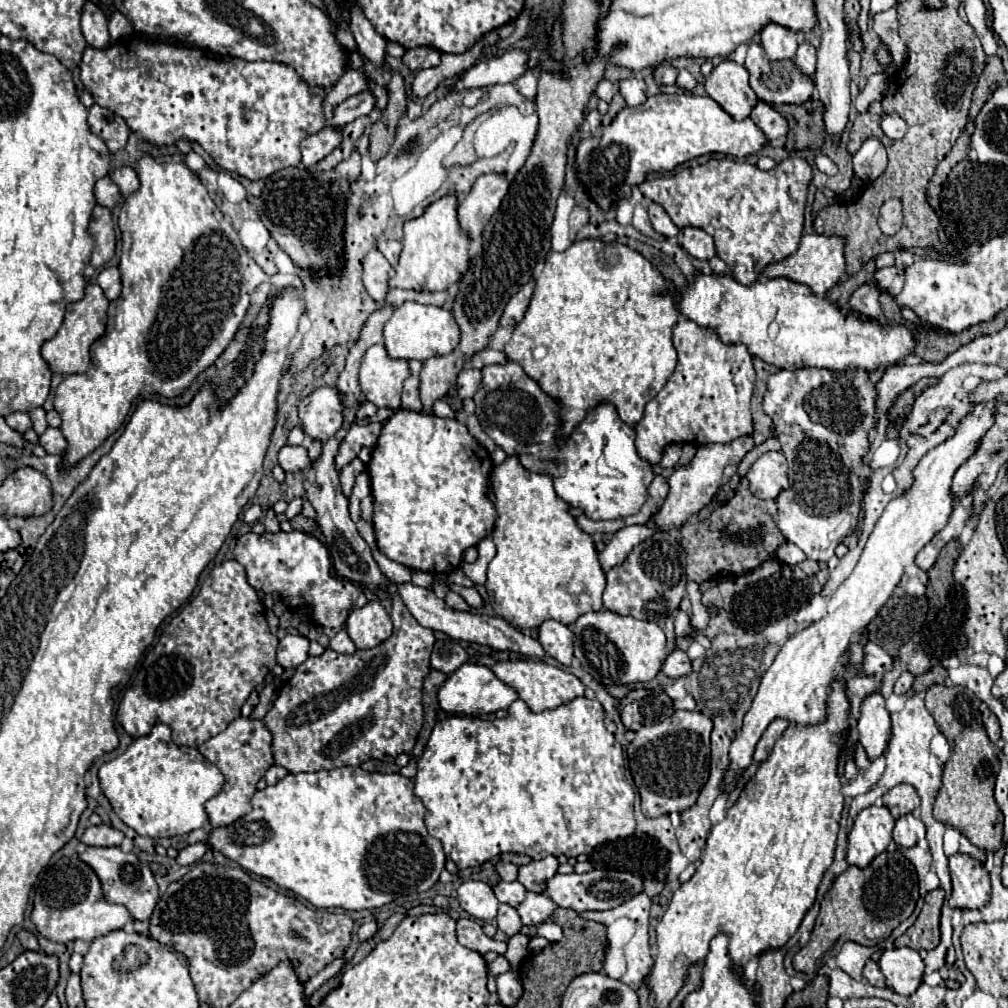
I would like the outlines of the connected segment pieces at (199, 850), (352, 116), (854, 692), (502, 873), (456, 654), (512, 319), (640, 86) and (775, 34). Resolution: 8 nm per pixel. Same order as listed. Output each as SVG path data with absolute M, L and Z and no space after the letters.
M204 844L186 846L186 848L182 848L182 850L178 852L176 862L178 862L180 866L192 866L192 864L196 864L196 862L202 858L204 852L206 852L206 846L204 846Z
M358 92L350 98L346 98L336 110L334 110L334 116L332 116L332 122L330 126L336 126L336 128L342 128L344 124L356 120L358 116L364 116L364 114L370 114L370 110L374 108L376 104L376 98L370 94L370 92Z
M848 676L848 698L852 704L852 718L860 718L862 700L874 692L880 692L880 678L876 676Z
M499 860L496 863L496 870L503 881L511 882L517 880L518 877L518 866L514 866L512 862L504 862Z
M436 640L430 656L430 668L440 670L444 674L452 674L466 660L468 660L468 654L456 640Z
M530 278L526 284L522 284L520 290L510 298L510 302L504 308L504 316L500 318L500 326L512 328L524 318L524 312L526 312L528 304L530 304L532 292L534 292L534 278Z
M626 78L620 82L620 94L624 96L628 106L642 104L646 100L646 84L638 78Z
M768 24L762 28L762 48L768 60L792 60L798 48L798 34L784 26Z

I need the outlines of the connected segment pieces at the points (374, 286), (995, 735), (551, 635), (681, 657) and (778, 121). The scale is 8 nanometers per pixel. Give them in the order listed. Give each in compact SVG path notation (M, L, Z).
M372 250L364 260L364 286L368 294L380 304L388 296L388 280L394 276L390 262L380 254L380 250Z
M982 706L980 710L982 710L982 720L984 720L984 726L986 726L986 732L988 732L990 740L992 742L1000 740L1000 724L998 724L996 714L988 706Z
M546 620L538 630L538 640L544 646L546 654L556 658L560 664L564 664L564 666L572 664L574 634L568 626L564 626L556 620Z
M674 650L668 654L664 666L662 666L662 672L668 676L668 678L680 678L680 676L686 676L692 672L692 662L688 658L686 652L682 650Z
M758 102L752 110L752 120L756 120L756 124L764 130L764 134L768 136L768 140L776 140L778 136L784 136L788 132L788 122L786 118L770 104L766 102Z

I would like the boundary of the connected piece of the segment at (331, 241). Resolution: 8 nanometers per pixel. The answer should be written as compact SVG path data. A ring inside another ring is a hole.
M354 150L348 160L340 162L336 168L332 168L328 172L312 170L312 168L310 168L310 172L306 168L286 168L264 180L248 180L242 176L238 180L244 180L244 188L248 190L248 202L258 208L260 220L264 222L264 226L268 228L272 238L278 242L278 246L292 258L292 262L296 266L300 266L302 270L310 270L314 274L312 280L318 282L320 272L336 274L342 270L342 264L344 264L344 256L342 256L344 254L344 212L346 212L348 198L352 194L350 186L358 176L360 176L360 154Z

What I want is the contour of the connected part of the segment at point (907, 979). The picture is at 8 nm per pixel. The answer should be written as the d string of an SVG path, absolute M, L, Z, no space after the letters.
M892 948L878 960L880 972L886 978L886 986L902 996L910 996L918 990L924 974L924 962L914 948Z

